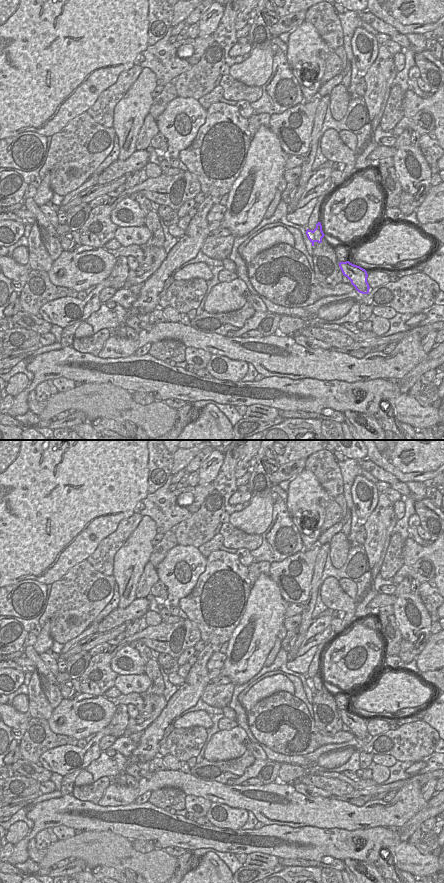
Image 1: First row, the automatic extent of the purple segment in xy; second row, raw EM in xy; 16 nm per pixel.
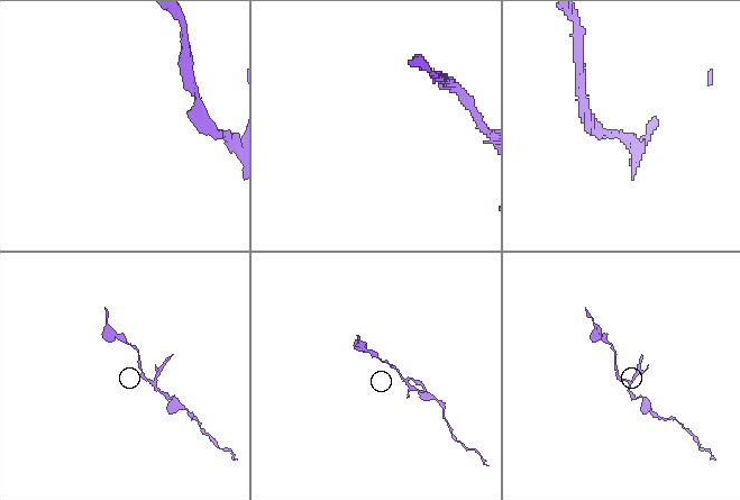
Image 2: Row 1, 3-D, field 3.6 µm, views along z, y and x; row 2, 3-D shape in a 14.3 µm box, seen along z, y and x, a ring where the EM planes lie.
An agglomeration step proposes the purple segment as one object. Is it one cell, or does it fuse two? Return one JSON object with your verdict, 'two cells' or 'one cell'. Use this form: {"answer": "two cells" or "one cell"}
{"answer": "two cells"}

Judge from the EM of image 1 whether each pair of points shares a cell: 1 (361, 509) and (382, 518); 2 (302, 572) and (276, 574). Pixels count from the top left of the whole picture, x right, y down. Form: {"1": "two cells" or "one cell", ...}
{"1": "two cells", "2": "one cell"}

